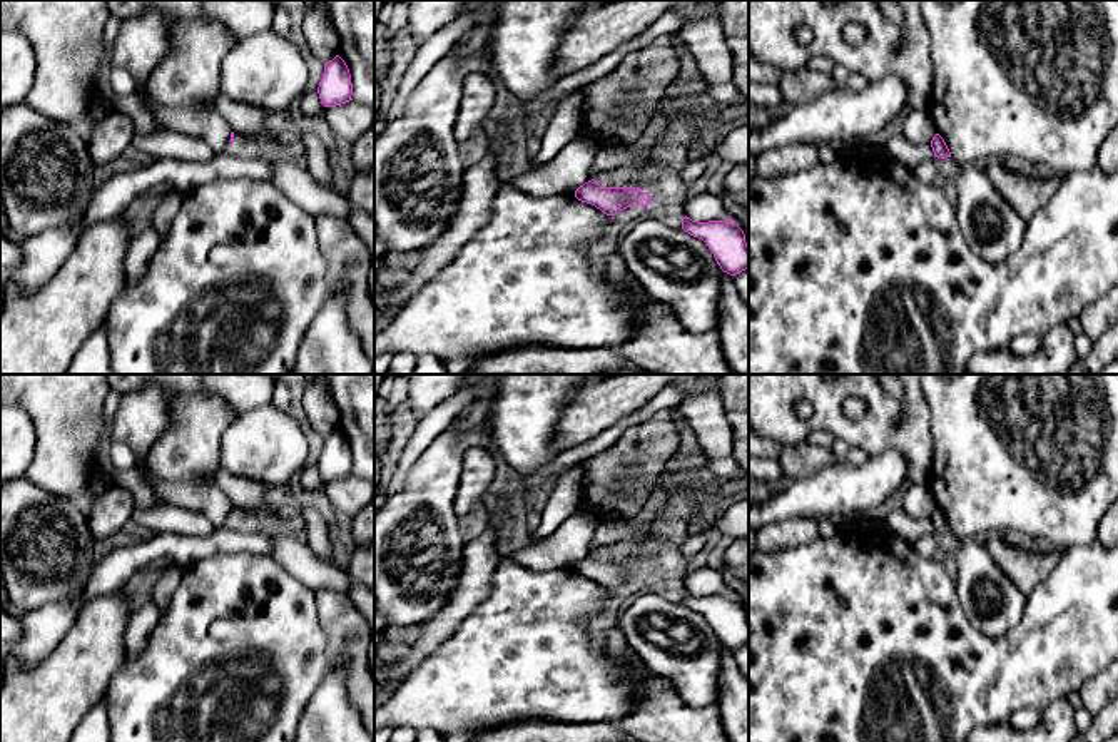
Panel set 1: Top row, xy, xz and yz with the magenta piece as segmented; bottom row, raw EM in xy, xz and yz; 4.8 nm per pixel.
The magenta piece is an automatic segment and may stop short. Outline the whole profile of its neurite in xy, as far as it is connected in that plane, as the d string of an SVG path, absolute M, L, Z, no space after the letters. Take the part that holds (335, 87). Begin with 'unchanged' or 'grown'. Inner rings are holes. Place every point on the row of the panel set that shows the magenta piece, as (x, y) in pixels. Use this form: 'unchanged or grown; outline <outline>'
unchanged; outline M339 55L324 64L324 74L318 94L324 107L336 107L353 100L351 74Z

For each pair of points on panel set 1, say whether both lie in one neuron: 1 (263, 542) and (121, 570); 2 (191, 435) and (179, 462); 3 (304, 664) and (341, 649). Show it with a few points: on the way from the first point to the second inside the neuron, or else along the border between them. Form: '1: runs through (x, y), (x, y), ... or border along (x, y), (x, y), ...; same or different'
1: runs through (228, 542), (204, 547), (156, 547); same
2: runs through (191, 442), (184, 455); same
3: border along (318, 617), (326, 635), (328, 670); different

